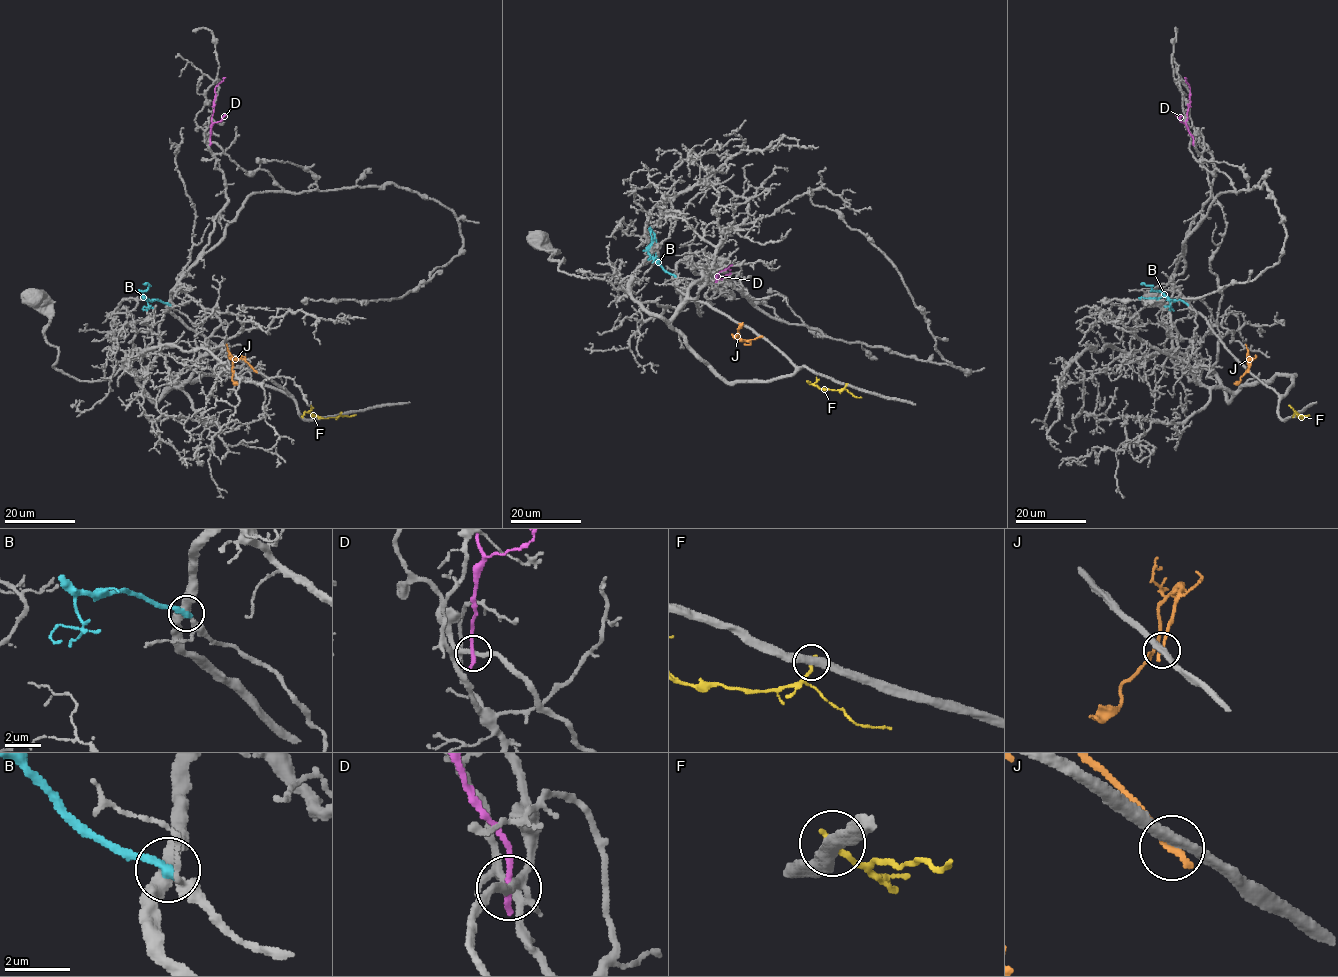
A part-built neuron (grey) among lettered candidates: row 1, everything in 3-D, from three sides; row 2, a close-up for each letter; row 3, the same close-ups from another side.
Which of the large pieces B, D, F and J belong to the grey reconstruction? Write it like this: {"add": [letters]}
{"add": ["B"]}

